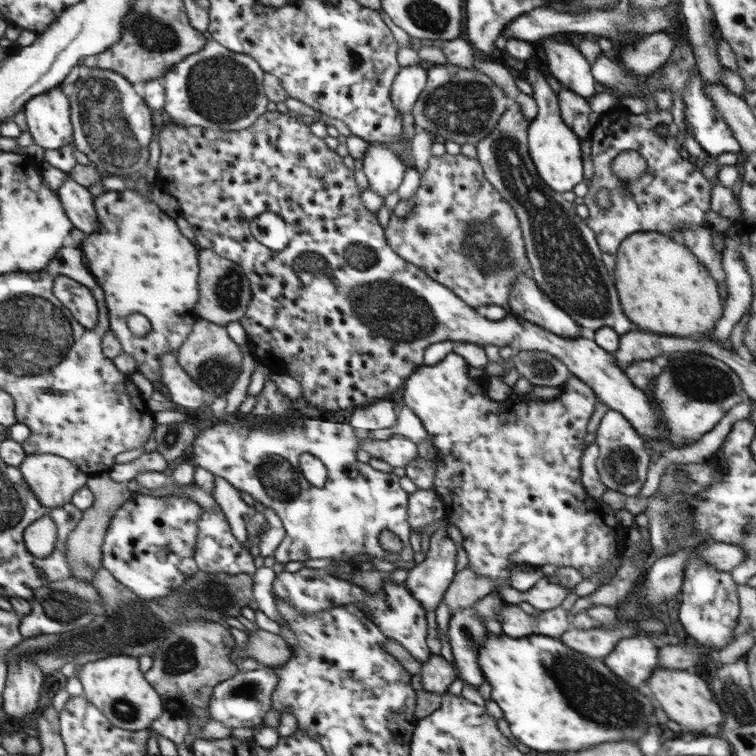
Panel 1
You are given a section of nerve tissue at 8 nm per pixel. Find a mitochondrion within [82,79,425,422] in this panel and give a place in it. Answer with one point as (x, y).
(229, 286)

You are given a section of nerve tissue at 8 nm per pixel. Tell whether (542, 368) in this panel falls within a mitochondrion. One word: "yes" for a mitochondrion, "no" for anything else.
yes

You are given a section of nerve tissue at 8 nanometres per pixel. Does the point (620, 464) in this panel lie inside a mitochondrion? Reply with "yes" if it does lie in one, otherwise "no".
yes

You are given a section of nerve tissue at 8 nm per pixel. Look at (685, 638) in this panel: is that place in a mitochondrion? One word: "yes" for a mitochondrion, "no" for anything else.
no

